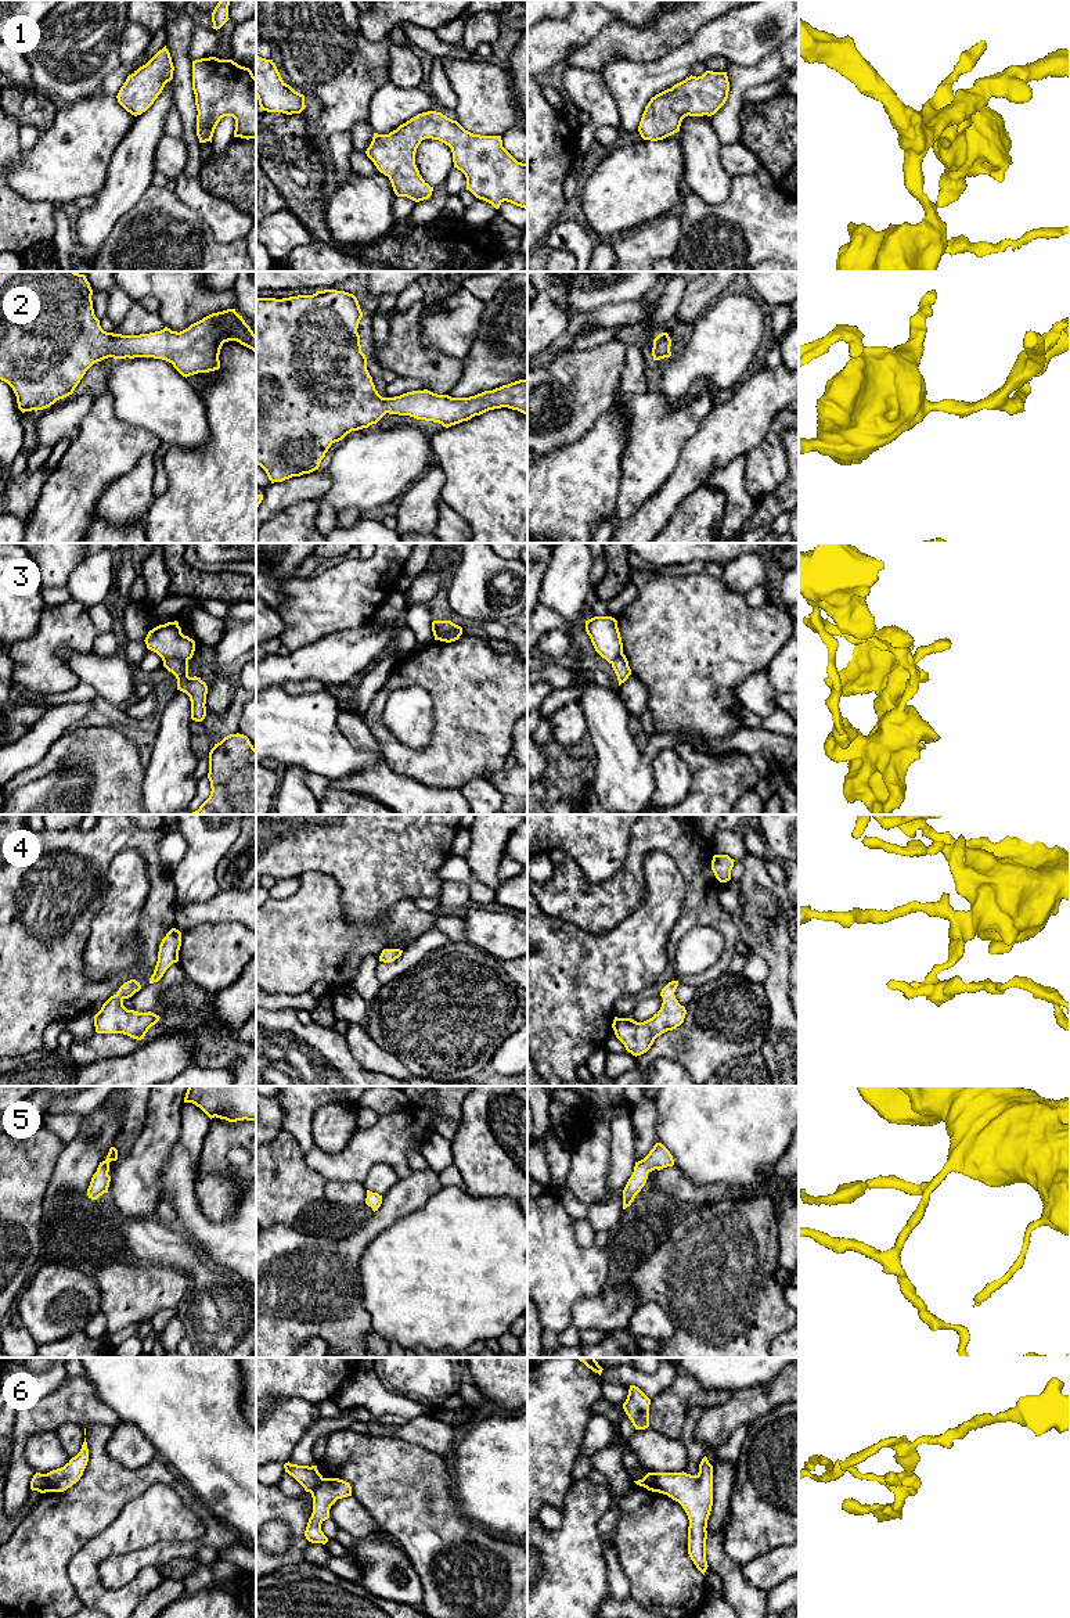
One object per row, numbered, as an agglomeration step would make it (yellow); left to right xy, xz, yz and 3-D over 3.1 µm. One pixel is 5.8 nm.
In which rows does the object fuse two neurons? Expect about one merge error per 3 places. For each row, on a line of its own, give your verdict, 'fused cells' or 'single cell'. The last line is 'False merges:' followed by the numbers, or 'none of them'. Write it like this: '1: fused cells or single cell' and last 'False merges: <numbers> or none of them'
1: single cell
2: single cell
3: fused cells
4: single cell
5: single cell
6: fused cells
False merges: 3, 6

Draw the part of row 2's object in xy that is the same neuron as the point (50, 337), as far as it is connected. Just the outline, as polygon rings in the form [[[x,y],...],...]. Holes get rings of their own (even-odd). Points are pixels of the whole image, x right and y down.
[[[0,272],[0,380],[12,388],[22,413],[47,409],[72,395],[86,371],[108,357],[162,359],[187,378],[219,370],[219,355],[224,342],[237,341],[256,352],[256,335],[235,309],[212,313],[180,332],[165,327],[149,334],[122,335],[101,328],[94,314],[91,295],[93,290],[86,276],[76,272]]]

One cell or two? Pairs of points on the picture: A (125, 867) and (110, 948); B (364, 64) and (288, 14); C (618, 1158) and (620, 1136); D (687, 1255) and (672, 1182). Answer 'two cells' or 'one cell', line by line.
A: one cell
B: one cell
C: one cell
D: two cells

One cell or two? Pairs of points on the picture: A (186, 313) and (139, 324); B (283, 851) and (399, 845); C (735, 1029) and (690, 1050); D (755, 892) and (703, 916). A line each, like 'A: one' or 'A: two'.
A: two
B: one
C: one
D: two

